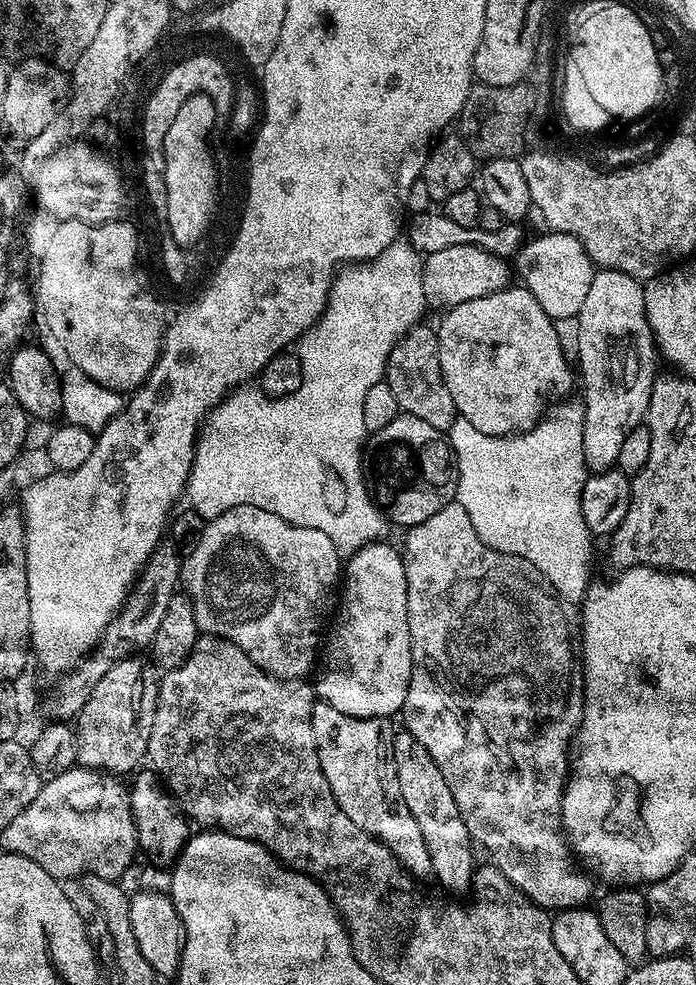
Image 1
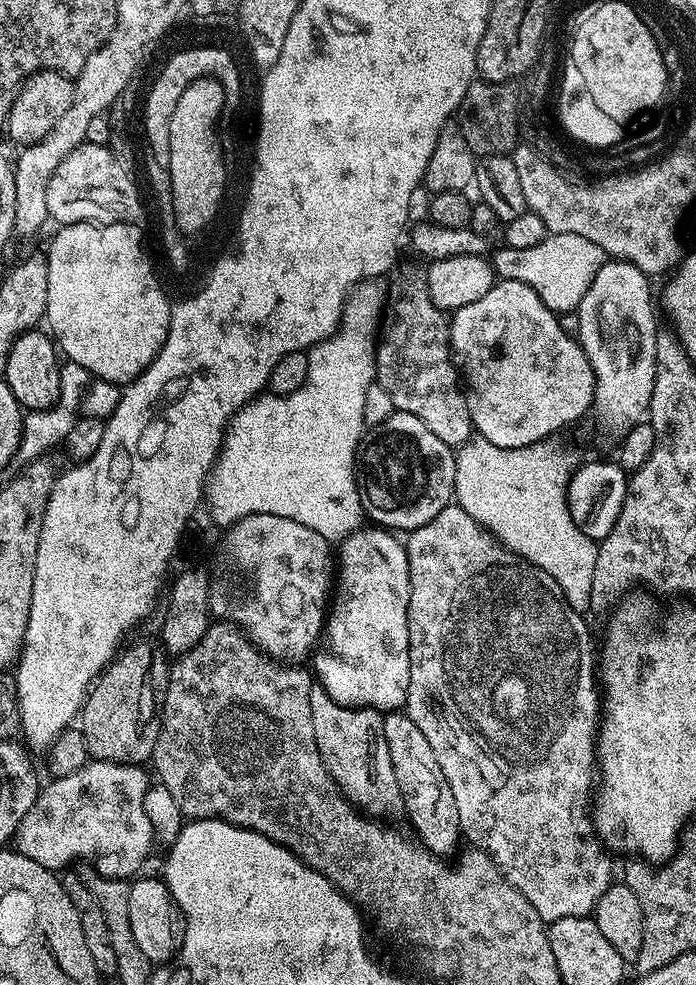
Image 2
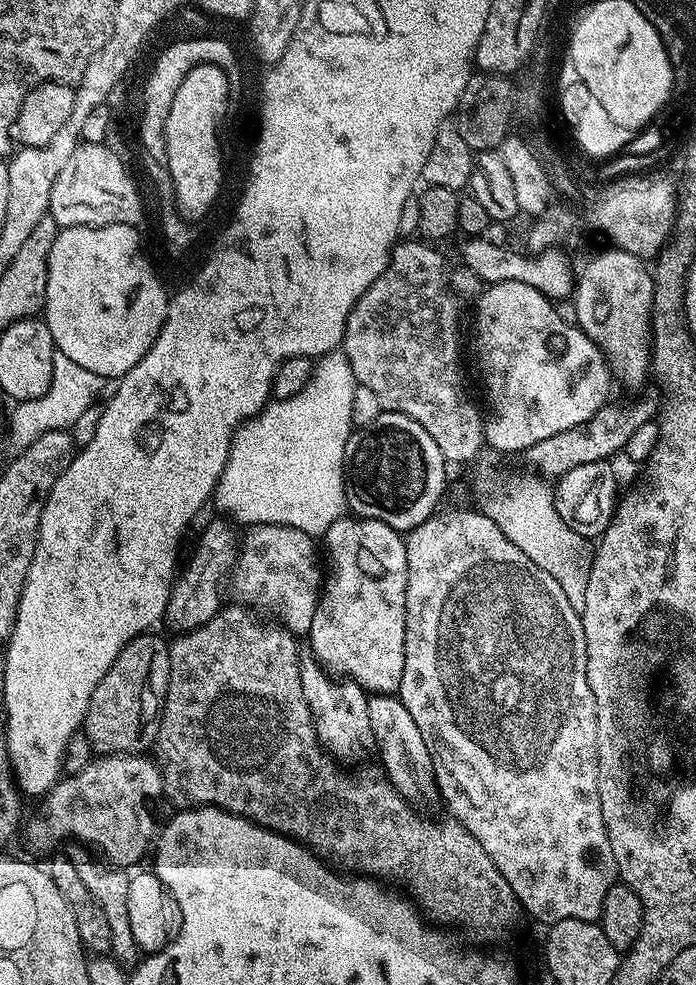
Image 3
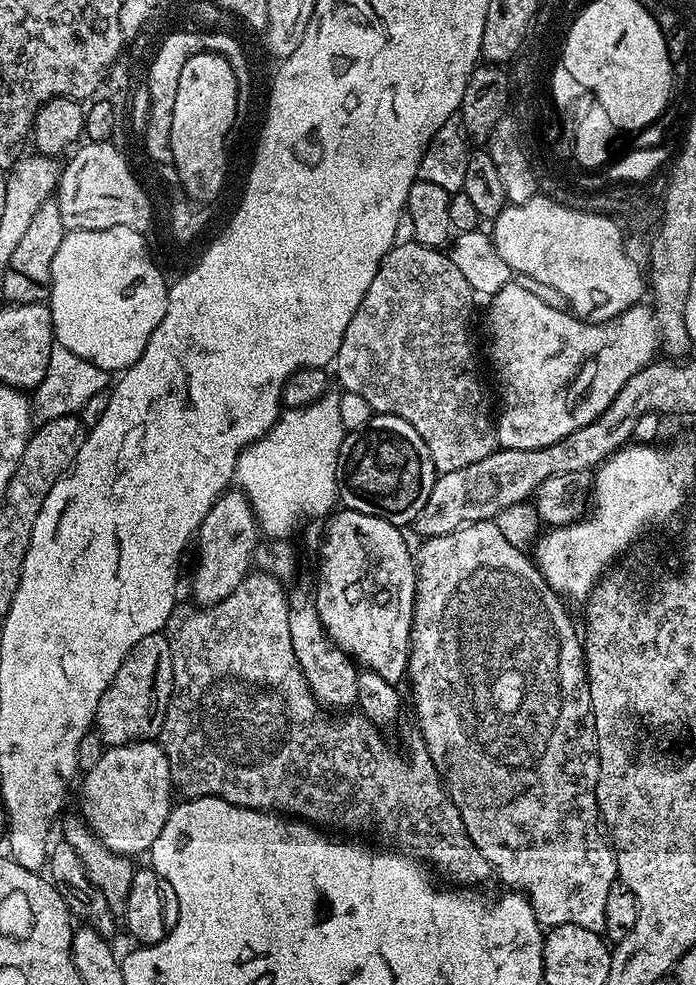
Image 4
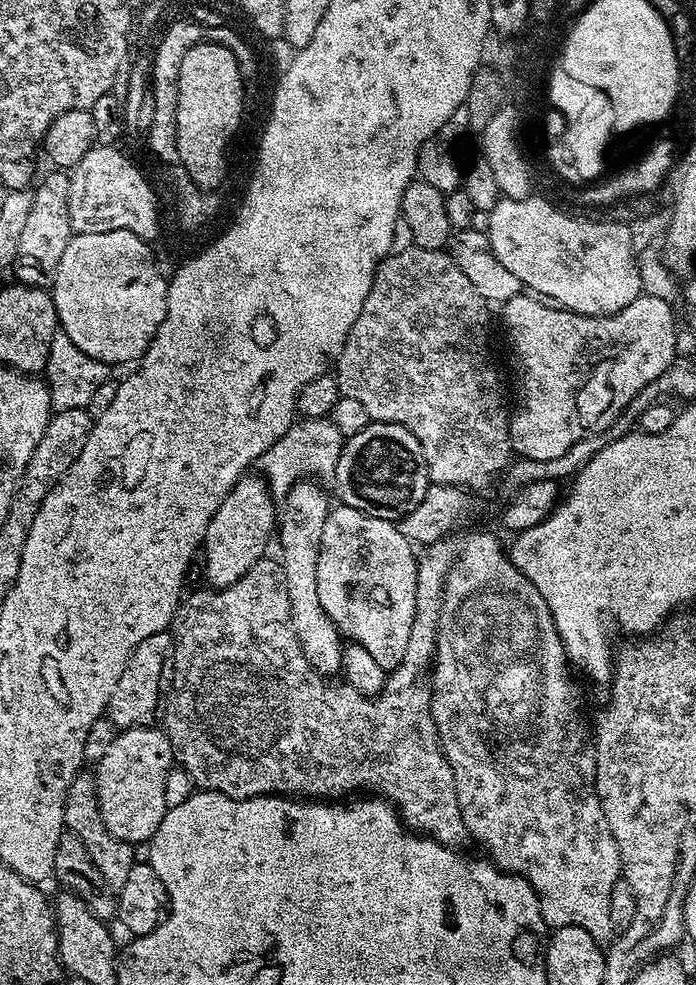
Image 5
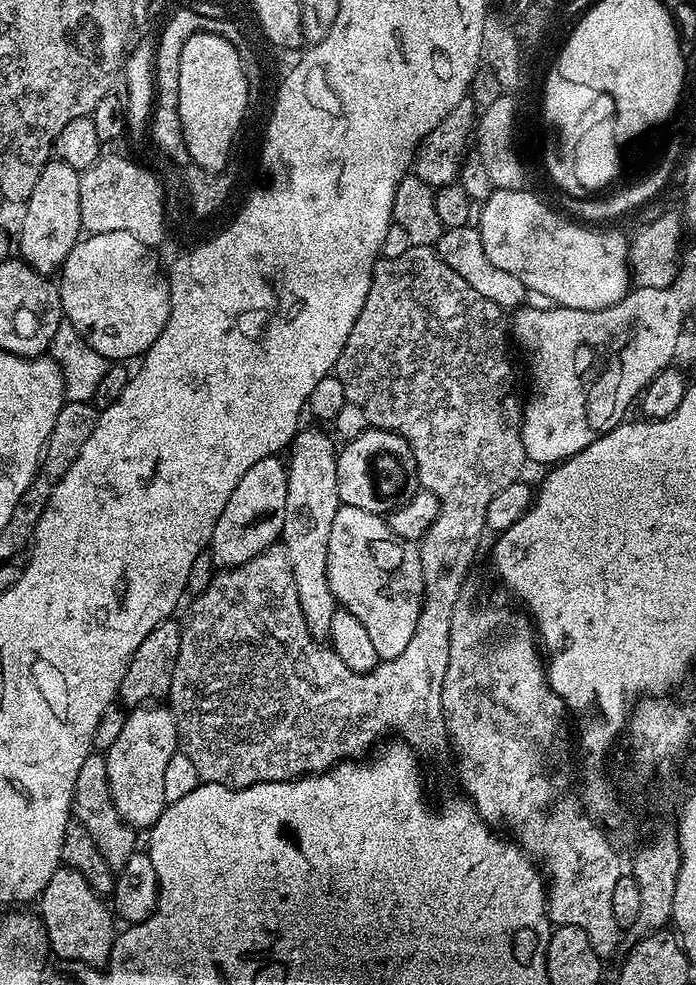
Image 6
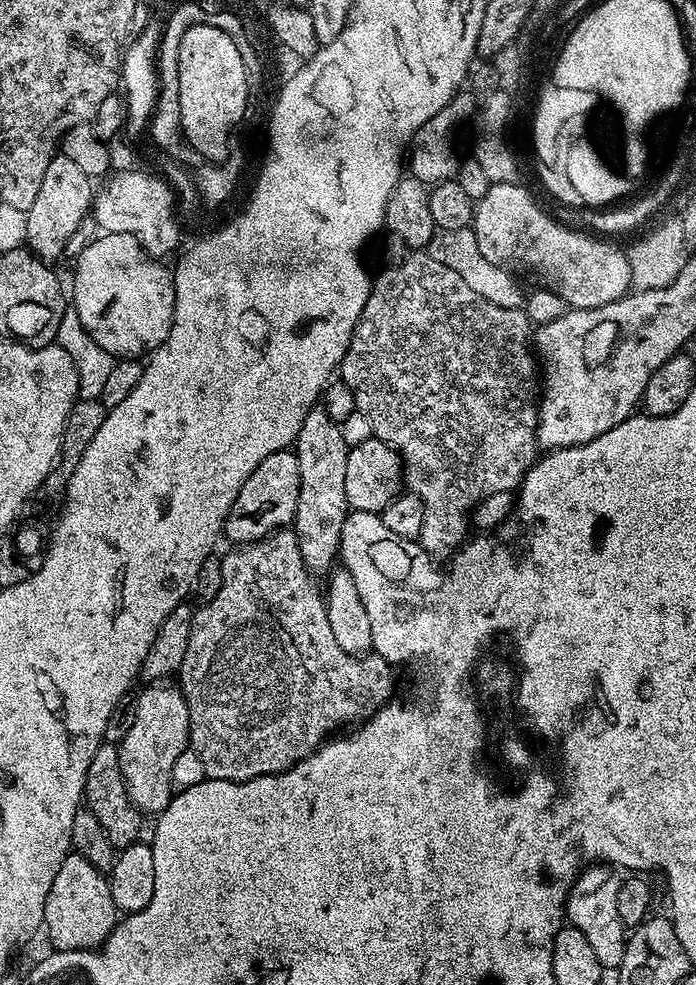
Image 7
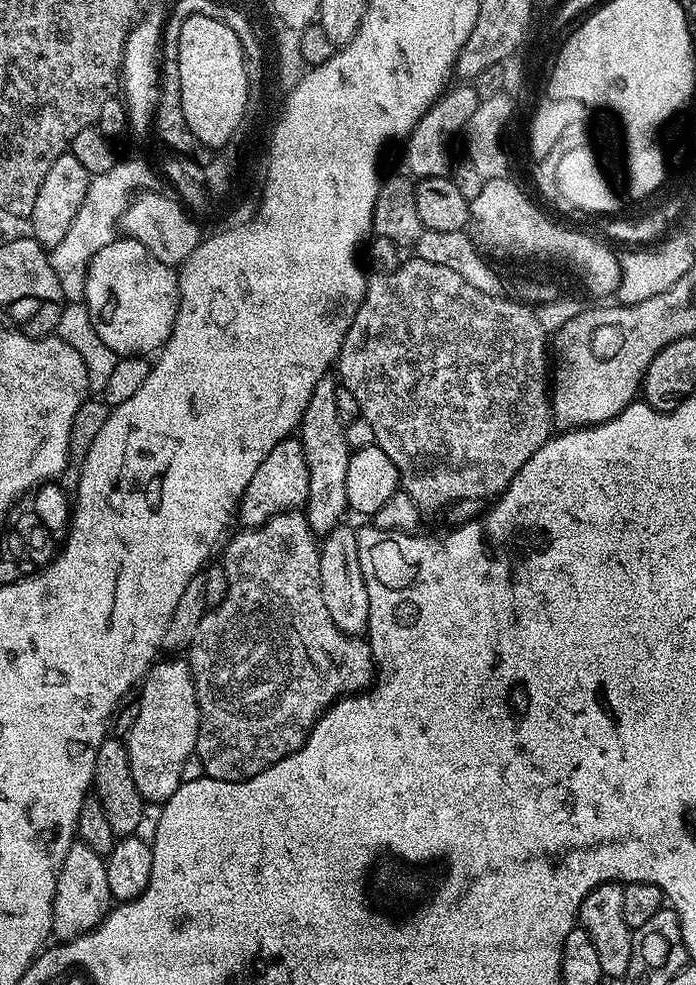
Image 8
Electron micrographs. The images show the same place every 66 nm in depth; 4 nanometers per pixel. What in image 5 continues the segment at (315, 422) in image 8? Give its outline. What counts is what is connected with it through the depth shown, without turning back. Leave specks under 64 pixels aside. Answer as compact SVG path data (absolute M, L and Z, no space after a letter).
M306 478L301 479L283 499L278 512L278 544L280 540L278 560L286 578L288 615L294 634L302 646L302 654L312 668L325 677L332 678L335 677L335 672L337 675L341 671L344 644L330 614L326 614L322 602L318 602L318 554L330 501L327 494L314 484L317 483Z

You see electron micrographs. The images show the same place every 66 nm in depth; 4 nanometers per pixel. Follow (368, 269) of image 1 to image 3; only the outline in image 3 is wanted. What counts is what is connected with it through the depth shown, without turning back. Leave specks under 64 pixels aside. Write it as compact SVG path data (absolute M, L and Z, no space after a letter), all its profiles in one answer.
M340 350L329 352L327 356L319 357L315 361L312 369L312 378L301 392L294 394L288 400L273 399L264 405L264 408L257 414L255 420L248 420L245 424L241 424L240 429L236 431L236 436L232 440L232 449L228 455L224 472L220 475L220 480L216 483L214 504L217 504L225 512L221 513L225 517L231 518L237 525L281 524L282 526L290 526L291 528L302 530L306 535L313 538L323 537L331 524L345 519L346 513L349 511L349 506L348 499L346 498L346 490L344 489L344 455L346 454L348 439L354 431L352 411L354 410L354 394L356 393L357 387L356 375L350 366L348 357Z

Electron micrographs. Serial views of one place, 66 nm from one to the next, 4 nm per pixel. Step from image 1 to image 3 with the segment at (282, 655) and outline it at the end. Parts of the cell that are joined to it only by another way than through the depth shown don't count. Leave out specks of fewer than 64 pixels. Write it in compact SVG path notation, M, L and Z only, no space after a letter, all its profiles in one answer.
M254 524L243 533L242 547L236 567L230 577L230 592L237 596L241 605L261 613L269 612L273 621L279 622L293 634L307 634L314 622L316 608L322 595L322 564L316 561L316 544L313 537L302 530L281 524Z

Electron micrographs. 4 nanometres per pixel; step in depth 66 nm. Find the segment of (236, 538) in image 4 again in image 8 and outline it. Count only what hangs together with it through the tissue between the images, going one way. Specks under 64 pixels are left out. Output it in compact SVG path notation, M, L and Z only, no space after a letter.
M289 438L278 442L274 450L254 470L254 478L250 478L250 486L240 499L238 509L238 520L244 528L257 528L262 526L270 518L274 518L280 512L293 511L297 506L304 506L308 503L308 491L310 490L310 470L306 462L304 446L299 439Z

